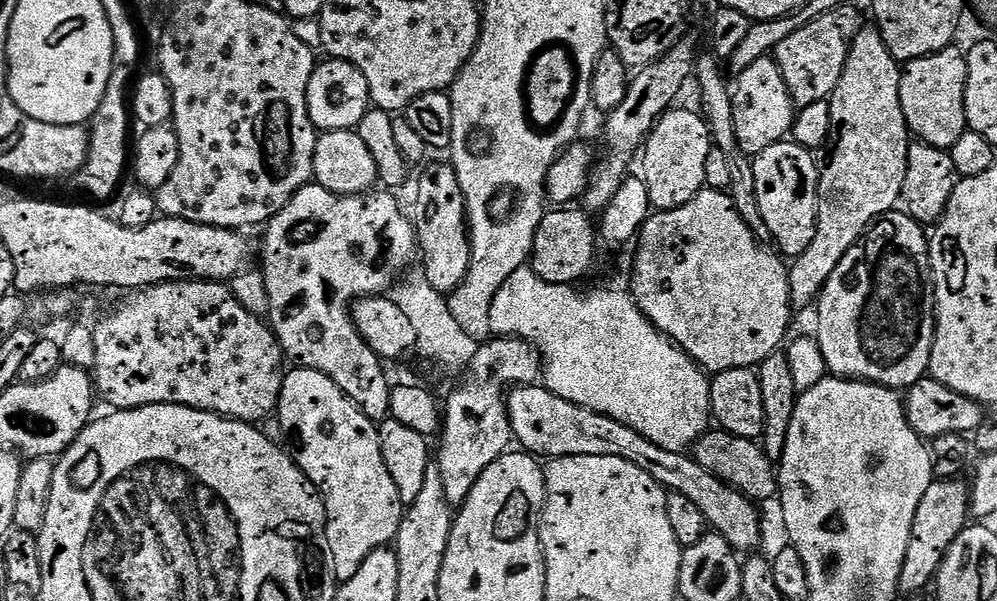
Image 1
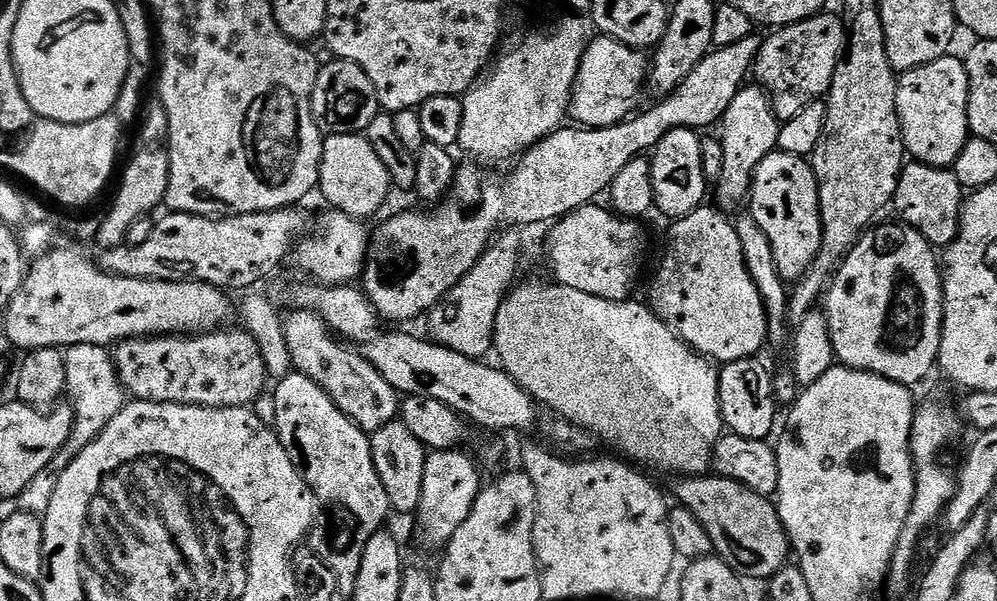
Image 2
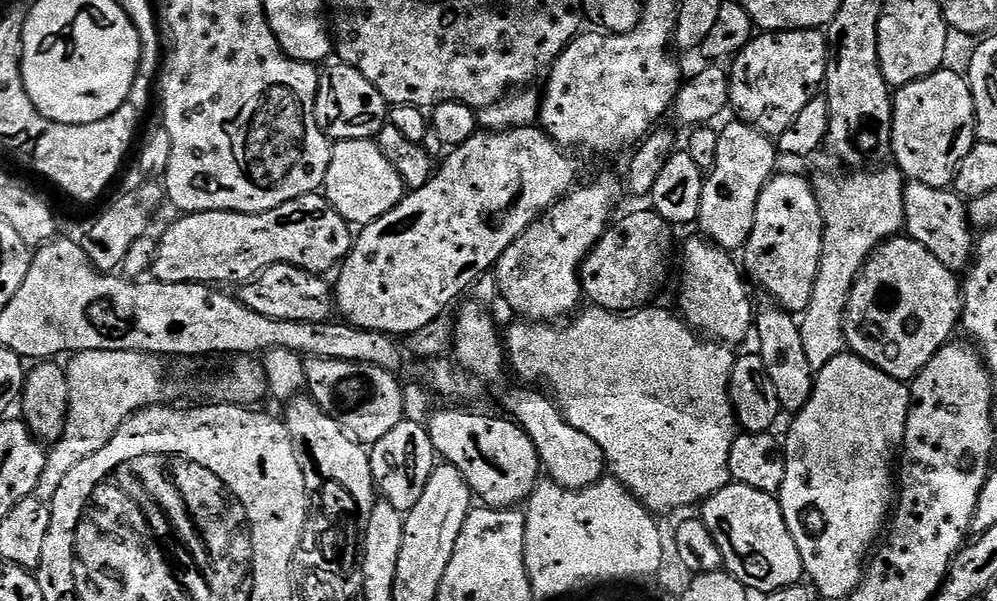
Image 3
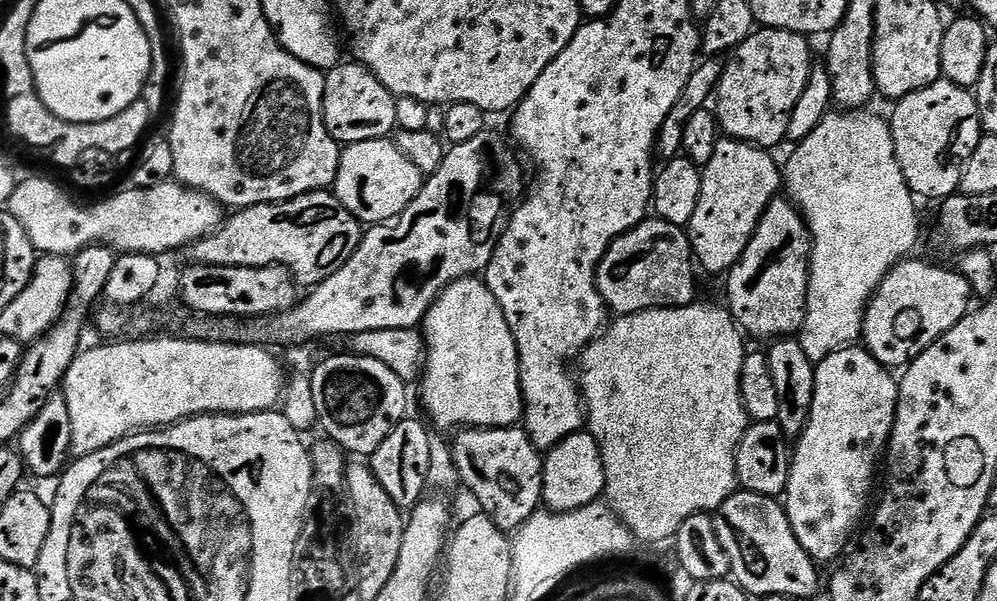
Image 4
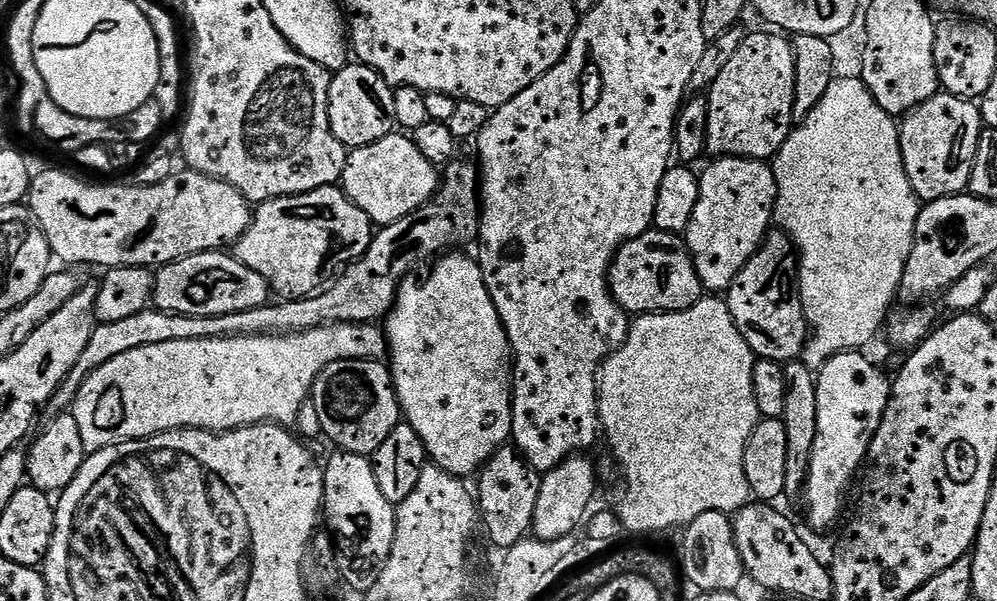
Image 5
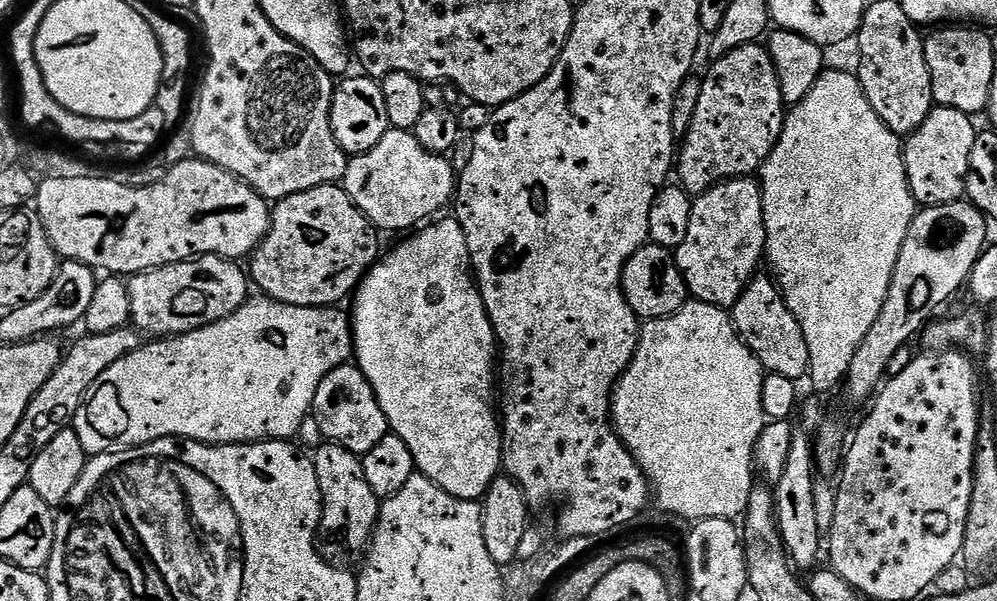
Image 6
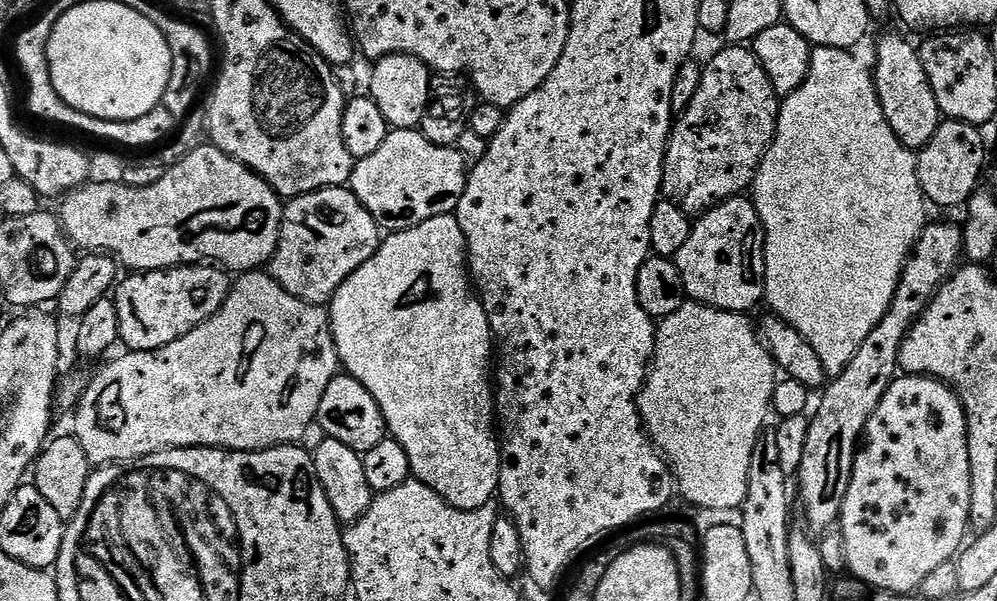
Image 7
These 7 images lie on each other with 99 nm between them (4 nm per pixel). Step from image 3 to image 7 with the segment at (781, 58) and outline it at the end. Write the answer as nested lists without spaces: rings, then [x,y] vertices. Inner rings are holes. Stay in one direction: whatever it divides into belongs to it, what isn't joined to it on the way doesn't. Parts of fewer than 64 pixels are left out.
[[[724,46],[709,64],[703,65],[703,70],[698,94],[694,94],[690,106],[686,106],[686,110],[679,113],[673,123],[664,155],[663,199],[677,204],[689,218],[699,218],[711,208],[717,208],[719,204],[751,189],[764,151],[772,145],[782,103],[774,86],[770,86],[770,78],[766,78],[766,70],[762,70],[762,62],[758,62],[751,47]]]

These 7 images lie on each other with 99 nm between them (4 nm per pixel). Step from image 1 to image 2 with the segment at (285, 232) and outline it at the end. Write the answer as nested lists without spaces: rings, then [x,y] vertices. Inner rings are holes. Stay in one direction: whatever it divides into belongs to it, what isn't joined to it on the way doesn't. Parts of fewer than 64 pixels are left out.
[[[328,210],[320,226],[304,237],[294,249],[294,261],[313,281],[329,286],[351,285],[364,275],[370,251],[370,232],[364,229],[365,221],[344,212]],[[292,310],[287,315],[284,333],[295,371],[318,382],[318,386],[330,394],[334,406],[338,406],[338,410],[349,416],[363,432],[371,434],[397,419],[401,397],[392,389],[390,382],[386,382],[386,378],[366,362],[363,351],[356,349],[355,352],[351,343],[337,338],[318,314]]]

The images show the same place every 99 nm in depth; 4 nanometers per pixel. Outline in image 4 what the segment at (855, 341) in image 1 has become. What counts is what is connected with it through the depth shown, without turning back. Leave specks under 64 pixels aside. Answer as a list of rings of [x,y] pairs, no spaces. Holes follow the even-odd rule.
[[[905,258],[889,270],[864,312],[863,347],[889,370],[900,370],[911,364],[918,354],[968,315],[974,304],[970,282],[966,282],[959,270],[951,272],[948,268],[912,259]]]

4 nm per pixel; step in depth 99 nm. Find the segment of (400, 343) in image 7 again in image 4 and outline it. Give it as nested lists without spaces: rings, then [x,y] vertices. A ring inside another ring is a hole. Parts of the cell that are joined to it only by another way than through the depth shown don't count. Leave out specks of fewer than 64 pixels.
[[[464,276],[460,280],[455,280],[449,284],[447,290],[440,295],[430,306],[430,310],[424,316],[422,325],[422,335],[426,345],[426,355],[424,357],[424,370],[422,379],[419,381],[420,400],[424,403],[424,408],[428,411],[428,416],[440,428],[452,428],[451,430],[463,430],[465,428],[515,428],[524,418],[524,399],[522,398],[522,386],[520,385],[520,355],[518,346],[514,342],[514,334],[506,322],[506,314],[502,314],[502,306],[498,306],[498,298],[490,294],[488,285],[483,279],[476,276]]]

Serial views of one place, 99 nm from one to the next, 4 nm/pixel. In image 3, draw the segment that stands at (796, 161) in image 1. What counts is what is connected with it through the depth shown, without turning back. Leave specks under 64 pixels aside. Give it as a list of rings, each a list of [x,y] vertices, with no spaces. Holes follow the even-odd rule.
[[[792,172],[773,176],[758,198],[754,230],[742,252],[747,279],[753,285],[761,284],[786,311],[802,314],[810,306],[810,294],[814,294],[823,245],[824,219],[813,181]]]

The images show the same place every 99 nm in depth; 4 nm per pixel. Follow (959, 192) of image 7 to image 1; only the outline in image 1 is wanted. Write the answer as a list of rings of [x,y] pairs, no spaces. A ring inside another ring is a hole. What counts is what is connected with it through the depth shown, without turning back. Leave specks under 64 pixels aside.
[[[956,46],[943,48],[932,56],[907,61],[900,74],[900,101],[908,131],[921,144],[950,150],[958,138],[968,131],[964,91],[968,62]]]

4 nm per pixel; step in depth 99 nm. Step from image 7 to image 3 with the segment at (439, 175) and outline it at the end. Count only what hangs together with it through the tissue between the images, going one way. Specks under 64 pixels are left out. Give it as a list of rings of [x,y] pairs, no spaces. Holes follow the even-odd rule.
[[[375,139],[338,140],[332,146],[330,170],[326,170],[322,192],[349,225],[363,226],[394,210],[406,189],[398,170],[382,154]]]

